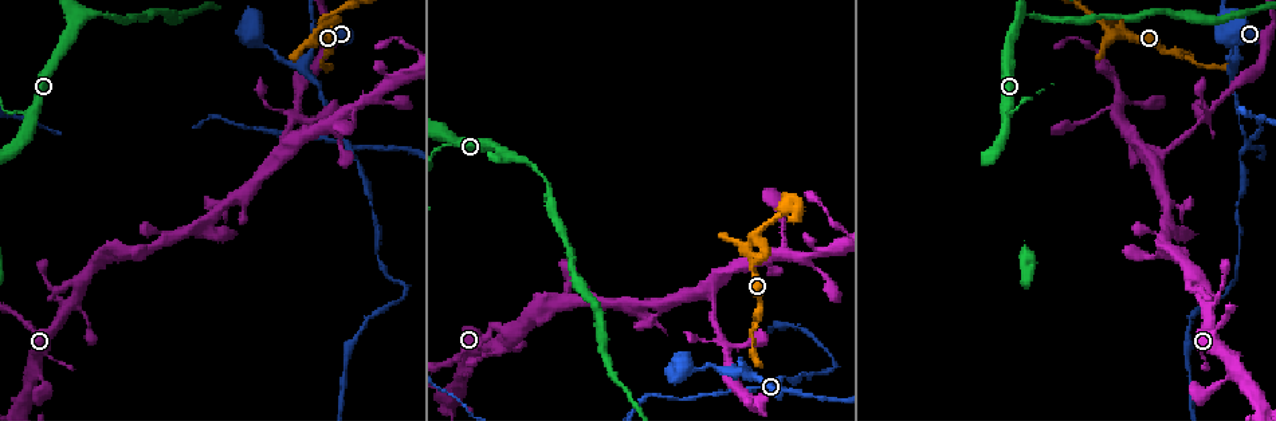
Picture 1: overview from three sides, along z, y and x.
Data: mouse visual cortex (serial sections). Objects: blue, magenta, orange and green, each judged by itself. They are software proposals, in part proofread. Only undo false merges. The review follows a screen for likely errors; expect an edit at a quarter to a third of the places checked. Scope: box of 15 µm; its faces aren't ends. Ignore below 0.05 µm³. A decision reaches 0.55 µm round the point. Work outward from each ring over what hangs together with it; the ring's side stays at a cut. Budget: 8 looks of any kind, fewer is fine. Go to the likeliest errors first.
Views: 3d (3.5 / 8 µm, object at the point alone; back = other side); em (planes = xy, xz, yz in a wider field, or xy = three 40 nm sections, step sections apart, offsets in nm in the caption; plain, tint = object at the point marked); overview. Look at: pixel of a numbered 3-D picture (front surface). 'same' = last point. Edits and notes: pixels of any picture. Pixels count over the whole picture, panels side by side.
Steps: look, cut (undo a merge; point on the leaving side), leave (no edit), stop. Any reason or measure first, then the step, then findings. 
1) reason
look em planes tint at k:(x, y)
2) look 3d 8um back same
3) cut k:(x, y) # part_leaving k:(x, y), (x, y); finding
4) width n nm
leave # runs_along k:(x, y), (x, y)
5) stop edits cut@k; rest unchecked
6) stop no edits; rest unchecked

thin neck
look 3d 3.5um at 1:(344, 138)

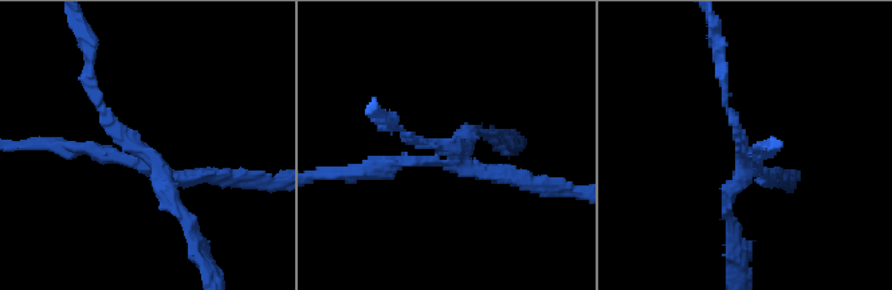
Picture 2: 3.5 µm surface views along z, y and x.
arms 4; arm_widths 100, 150, 150, 200 nm; shape alone is not enough
look em xy step 3 plain at 2:(140, 150)

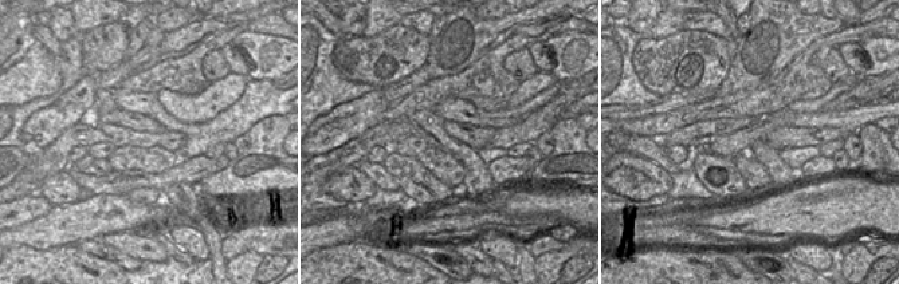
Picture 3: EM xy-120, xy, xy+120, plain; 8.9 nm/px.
look em xy step 3 tint same

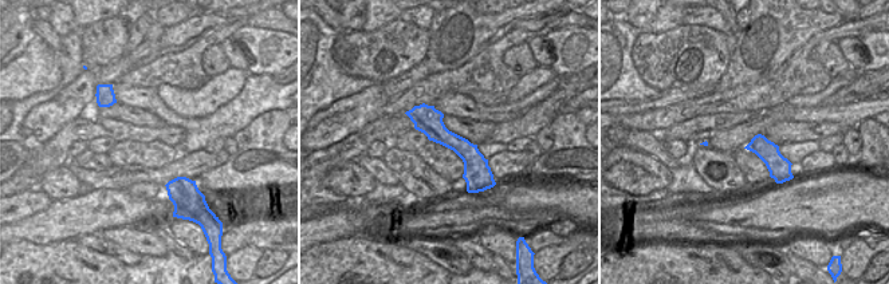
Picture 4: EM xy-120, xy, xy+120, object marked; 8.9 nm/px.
cut 2:(393, 167) # part_leaving 2:(433, 157), (368, 171), (331, 171); a second cell is stuck on

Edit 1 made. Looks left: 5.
redraw
look overview

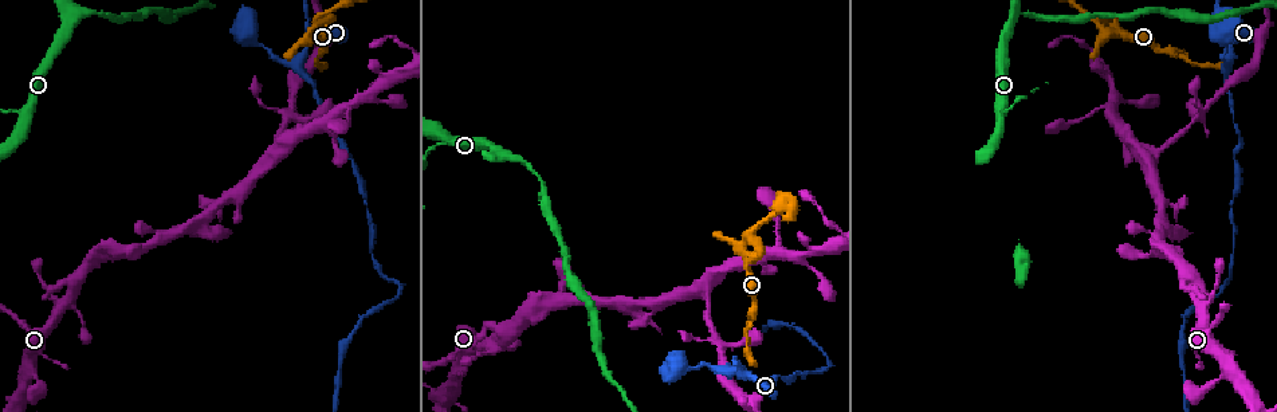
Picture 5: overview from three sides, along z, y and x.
branch point
look 3d 3.5um at 5:(1111, 34)

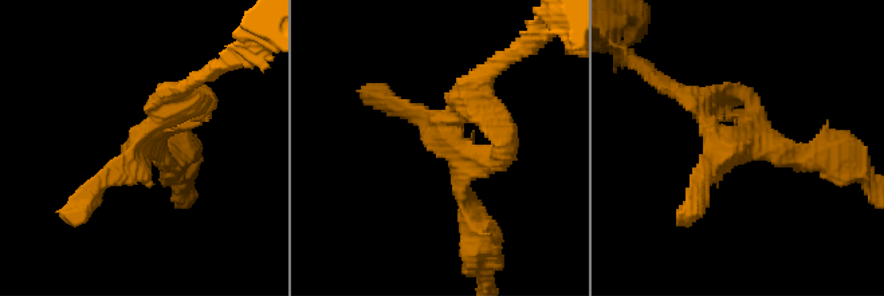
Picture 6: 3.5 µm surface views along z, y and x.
need the tissue
look em xy step 5 plain at 6:(740, 140)

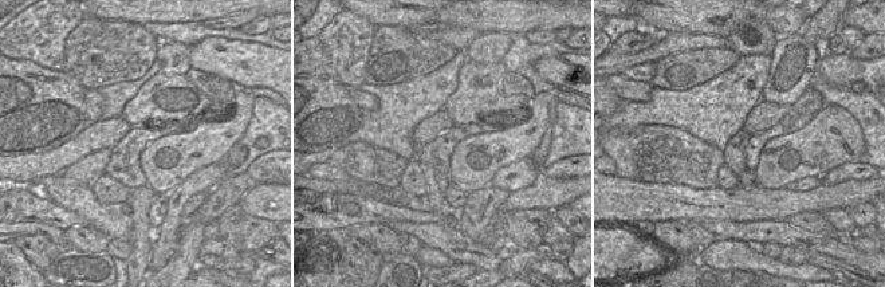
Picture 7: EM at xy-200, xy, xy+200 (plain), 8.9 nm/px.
look em xy step 5 tint same

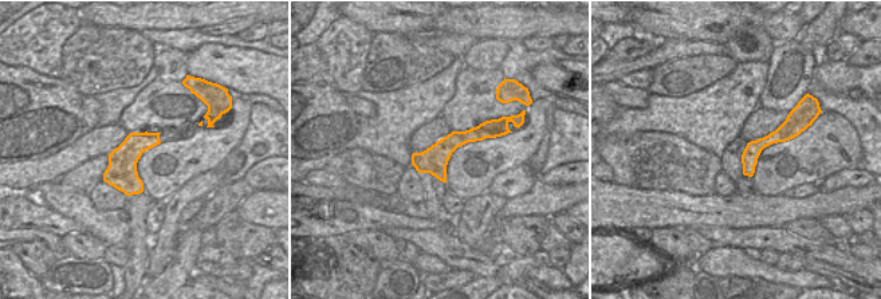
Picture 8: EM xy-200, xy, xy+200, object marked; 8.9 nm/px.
width 240 nm
leave # runs_along 8:(494, 129), (415, 161); all the same cell

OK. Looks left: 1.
stop edits cut@2; rest unchecked

